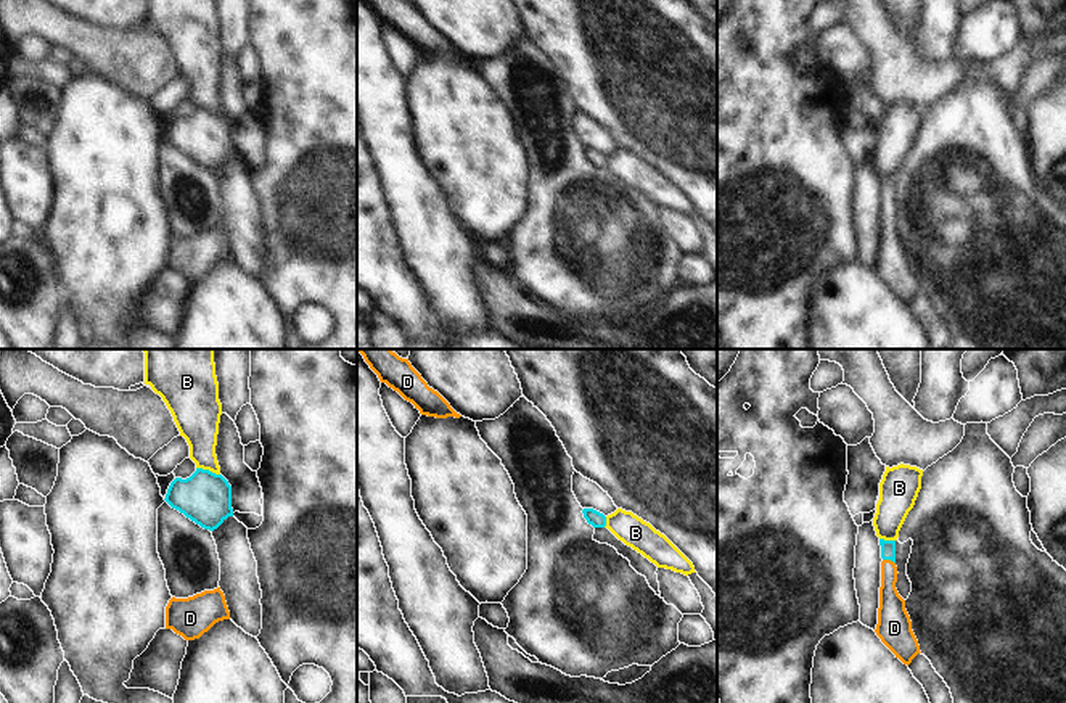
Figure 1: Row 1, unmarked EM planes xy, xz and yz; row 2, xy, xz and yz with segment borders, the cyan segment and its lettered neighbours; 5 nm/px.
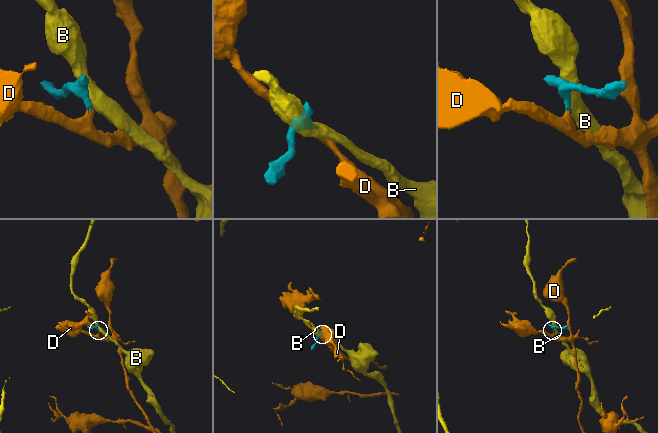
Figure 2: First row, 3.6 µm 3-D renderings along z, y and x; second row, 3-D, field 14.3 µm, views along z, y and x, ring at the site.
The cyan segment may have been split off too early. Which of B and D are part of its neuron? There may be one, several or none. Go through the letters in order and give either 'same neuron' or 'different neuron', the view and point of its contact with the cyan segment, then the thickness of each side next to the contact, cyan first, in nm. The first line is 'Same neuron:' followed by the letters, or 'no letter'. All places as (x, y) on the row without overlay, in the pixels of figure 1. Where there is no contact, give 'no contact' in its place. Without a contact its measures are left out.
Same neuron: D
B: different neuron | xy (208, 110) | 260/200 nm
D: same neuron | yz (889, 198) | 80/130 nm

